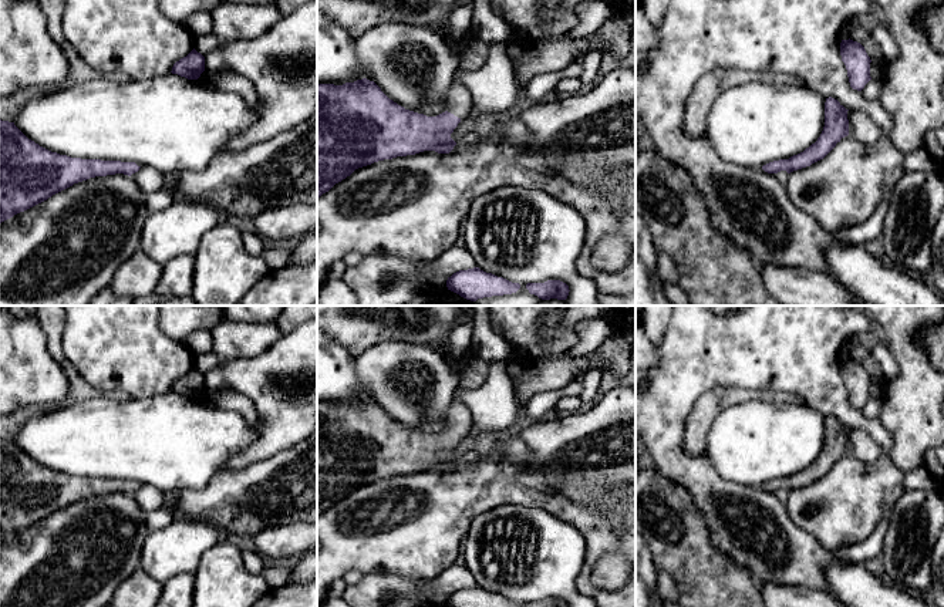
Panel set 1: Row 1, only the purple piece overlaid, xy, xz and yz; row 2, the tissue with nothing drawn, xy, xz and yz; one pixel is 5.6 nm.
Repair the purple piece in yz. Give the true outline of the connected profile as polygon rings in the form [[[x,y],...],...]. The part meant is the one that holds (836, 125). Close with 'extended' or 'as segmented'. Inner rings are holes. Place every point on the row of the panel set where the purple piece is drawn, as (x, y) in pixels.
[[[829,97],[825,102],[825,127],[815,144],[803,152],[790,156],[789,159],[779,159],[762,166],[768,173],[778,173],[786,171],[788,173],[810,166],[823,159],[842,138],[849,135],[847,111],[837,100]]] | as segmented

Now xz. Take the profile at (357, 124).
[[[481,40],[469,43],[459,55],[459,68],[448,91],[451,105],[436,117],[405,109],[367,78],[343,85],[317,84],[317,199],[355,169],[374,162],[424,151],[449,154],[456,145],[451,134],[472,108],[472,94],[462,82],[462,75],[482,68],[489,53],[489,43]]] | extended

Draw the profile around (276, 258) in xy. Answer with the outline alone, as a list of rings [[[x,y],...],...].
[[[294,246],[264,249],[262,259],[270,270],[277,270],[290,264],[293,249]]]

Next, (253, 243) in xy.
[[[252,227],[242,229],[242,243],[252,256],[262,256],[264,250],[264,240]]]

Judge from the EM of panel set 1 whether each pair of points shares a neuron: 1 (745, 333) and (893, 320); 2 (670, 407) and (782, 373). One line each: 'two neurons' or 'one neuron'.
1: two neurons
2: one neuron

